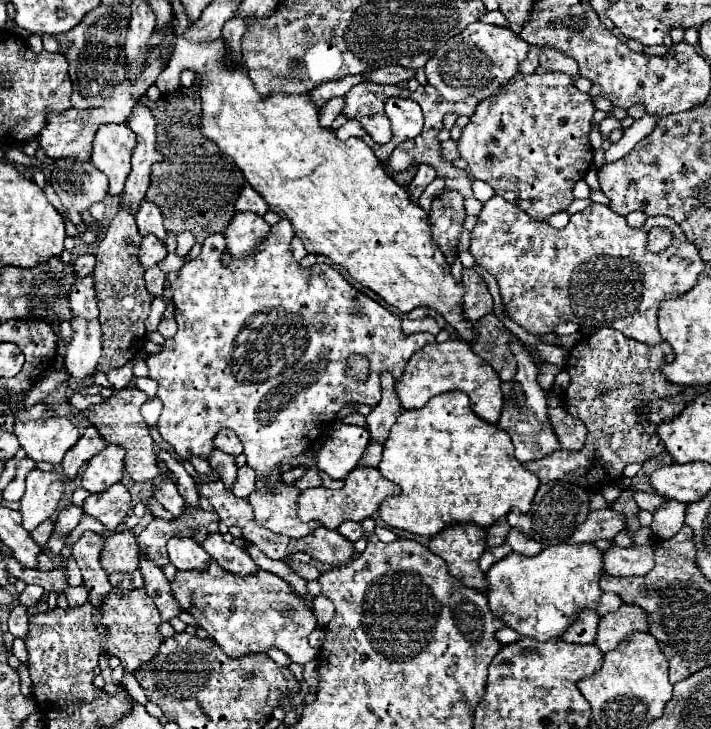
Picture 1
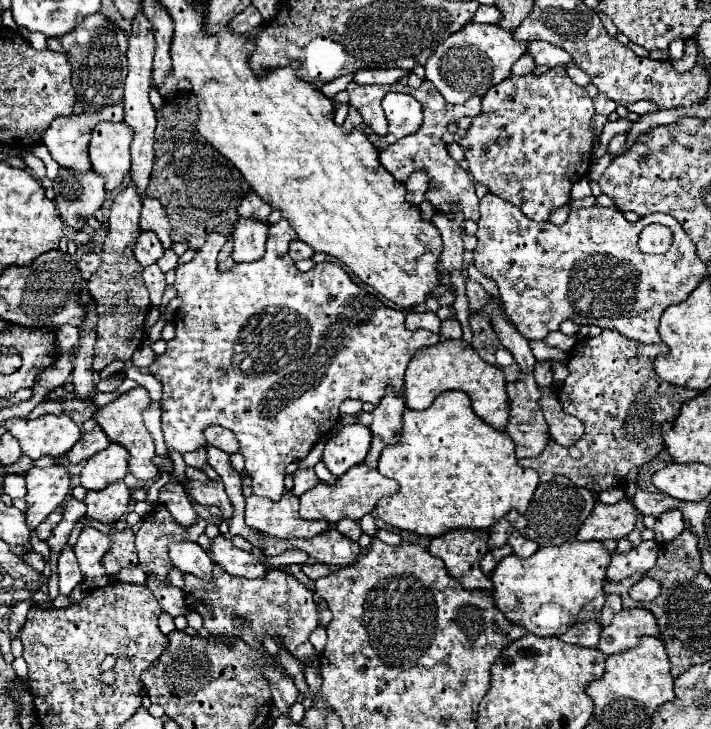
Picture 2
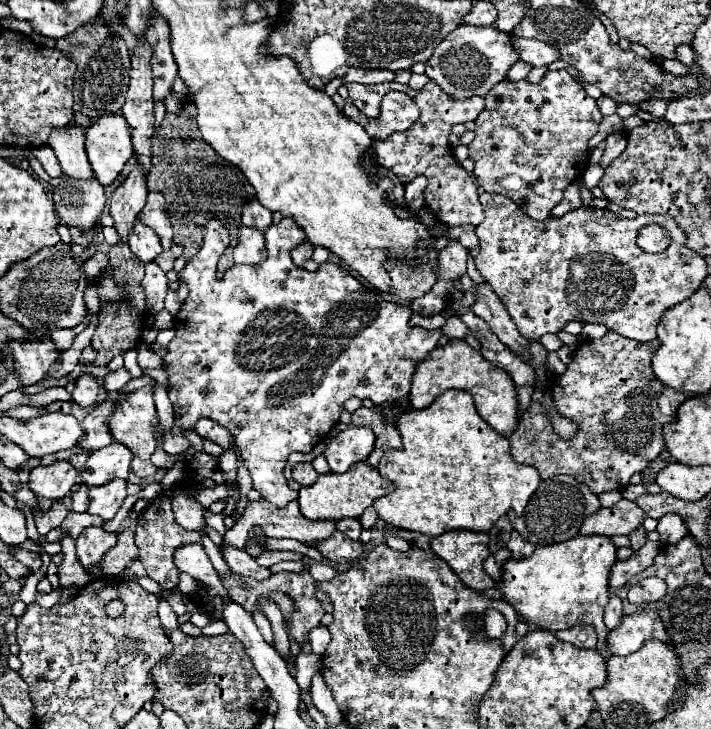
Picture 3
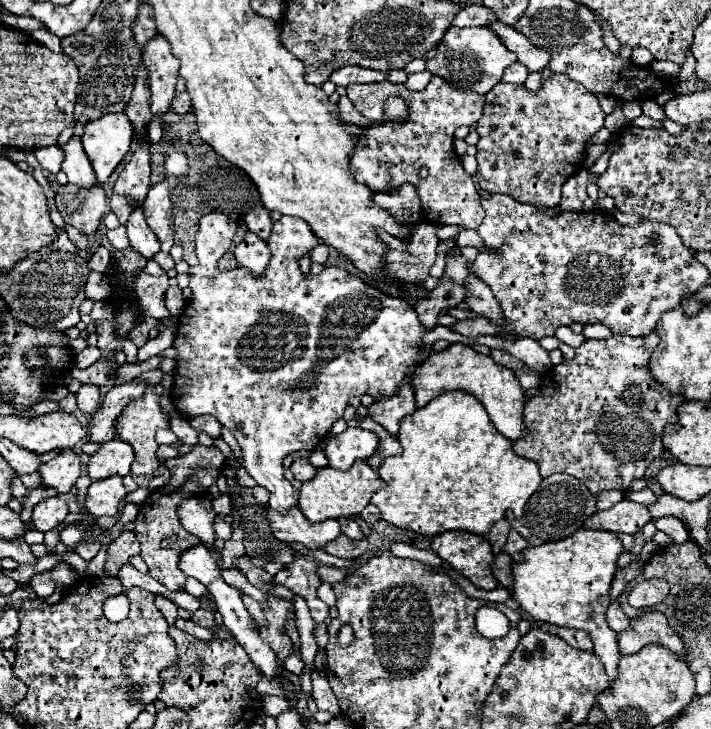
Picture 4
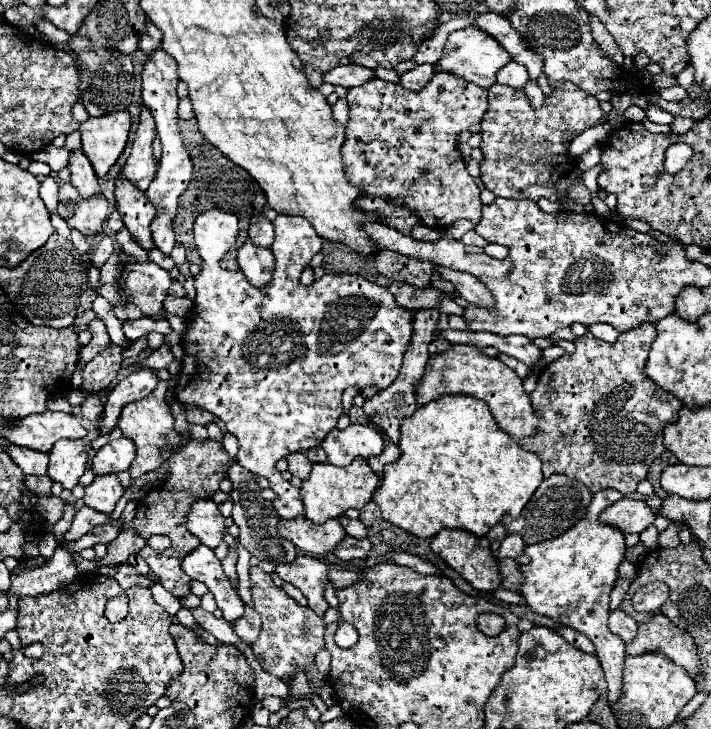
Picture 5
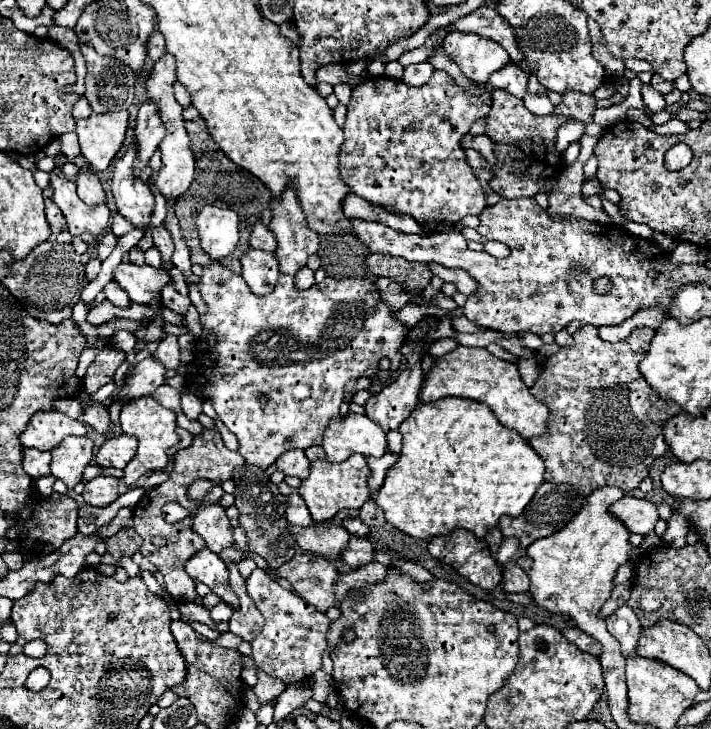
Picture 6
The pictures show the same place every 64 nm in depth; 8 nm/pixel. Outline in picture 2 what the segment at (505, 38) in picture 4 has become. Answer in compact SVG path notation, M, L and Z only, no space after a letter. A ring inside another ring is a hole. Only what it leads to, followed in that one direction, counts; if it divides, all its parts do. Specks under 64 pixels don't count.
M530 42L528 44L528 52L534 56L538 66L548 66L548 68L556 68L556 66L574 66L574 60L570 54L566 54L562 48L554 46L554 44L546 44L546 42Z

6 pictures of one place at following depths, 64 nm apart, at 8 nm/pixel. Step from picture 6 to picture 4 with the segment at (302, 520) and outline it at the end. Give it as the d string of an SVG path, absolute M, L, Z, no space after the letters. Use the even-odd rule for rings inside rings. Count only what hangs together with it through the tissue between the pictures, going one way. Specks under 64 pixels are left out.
M212 212L200 220L196 234L198 266L188 268L192 298L178 318L176 338L176 370L172 386L172 402L184 420L212 414L238 440L244 452L244 464L258 486L270 492L268 506L280 514L298 504L298 490L280 478L282 460L298 450L312 450L320 444L332 424L342 418L350 396L370 394L374 400L390 398L400 384L414 374L416 366L432 352L432 344L440 338L448 342L470 344L472 338L434 326L432 330L418 324L414 308L400 298L382 294L364 284L358 276L342 268L324 268L318 276L302 274L298 266L298 238L314 236L310 226L300 218L280 218L274 222L268 248L272 252L270 264L262 276L254 276L246 268L228 272L218 270L218 262L230 248L237 232L237 224L225 214ZM480 336L480 338L476 338L476 342L486 344L490 348L502 348L540 374L546 374L552 368L550 358L548 358L548 350L544 350L536 340L526 340L526 338L502 340L500 336ZM418 344L426 348L418 356Z

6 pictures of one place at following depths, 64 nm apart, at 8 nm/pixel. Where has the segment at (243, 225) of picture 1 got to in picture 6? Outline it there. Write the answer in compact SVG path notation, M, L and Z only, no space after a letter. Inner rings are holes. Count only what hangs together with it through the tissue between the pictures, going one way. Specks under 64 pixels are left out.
M248 248L240 256L240 264L242 264L242 276L250 286L250 290L254 290L260 296L272 292L278 280L278 260L274 254Z

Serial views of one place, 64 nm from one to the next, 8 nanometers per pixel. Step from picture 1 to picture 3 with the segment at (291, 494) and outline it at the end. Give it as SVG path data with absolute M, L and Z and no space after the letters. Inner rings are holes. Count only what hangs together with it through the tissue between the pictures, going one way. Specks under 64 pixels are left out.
M256 500L256 502L250 502L246 504L244 508L244 514L242 518L234 524L234 528L230 528L226 534L224 534L224 542L228 542L230 546L242 546L246 544L246 534L252 526L260 526L264 530L266 536L270 538L292 538L292 540L298 540L298 542L304 542L304 544L312 544L316 540L324 540L324 538L330 538L334 532L336 532L336 524L332 520L320 520L320 522L312 522L308 518L304 518L300 514L300 508L298 508L298 502L292 500L290 504L286 504L284 508L278 508L266 500Z

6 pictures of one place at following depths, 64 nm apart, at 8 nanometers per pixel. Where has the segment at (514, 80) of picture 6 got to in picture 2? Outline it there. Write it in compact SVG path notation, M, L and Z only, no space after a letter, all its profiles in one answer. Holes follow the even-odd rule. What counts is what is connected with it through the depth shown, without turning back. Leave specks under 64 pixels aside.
M524 54L516 64L514 64L514 68L512 68L512 74L516 74L516 76L524 76L524 74L530 74L532 70L534 70L534 58L530 56L530 54Z

